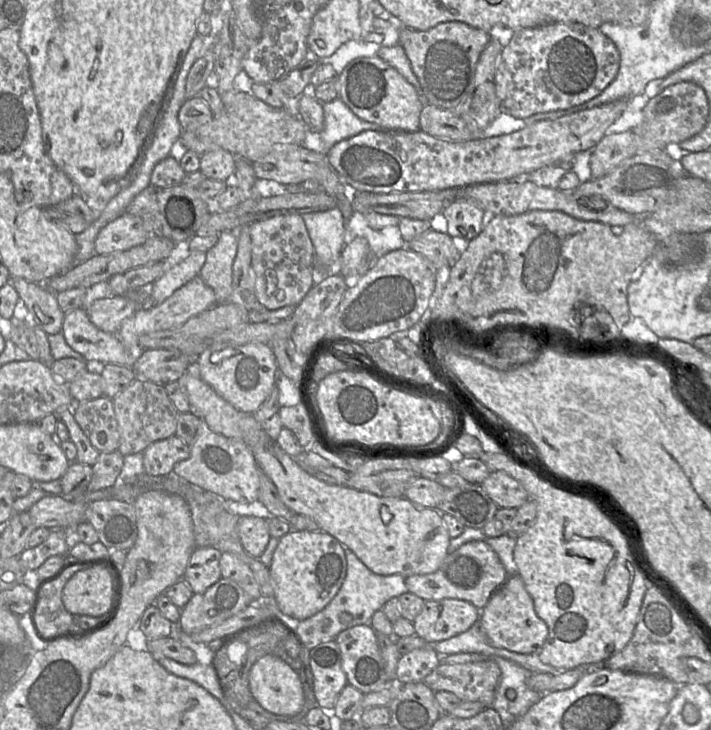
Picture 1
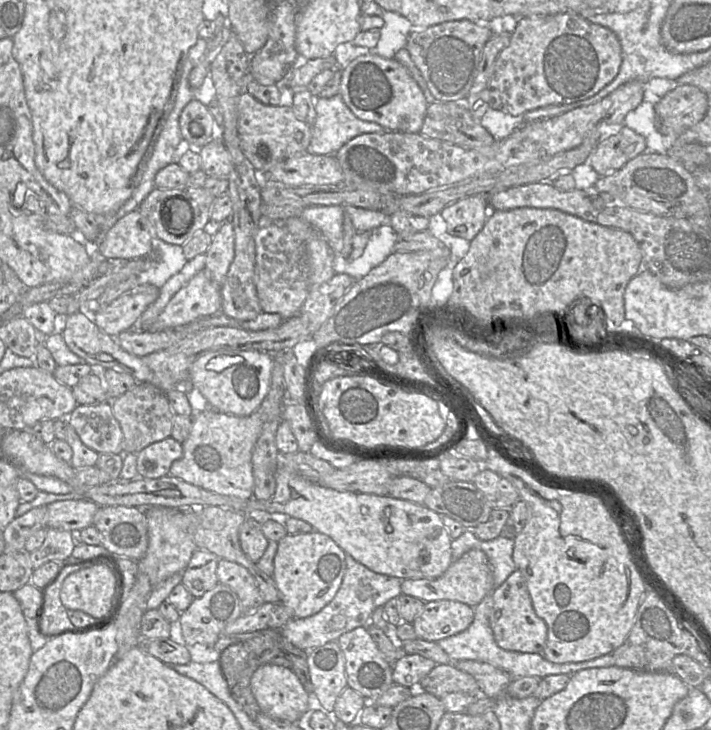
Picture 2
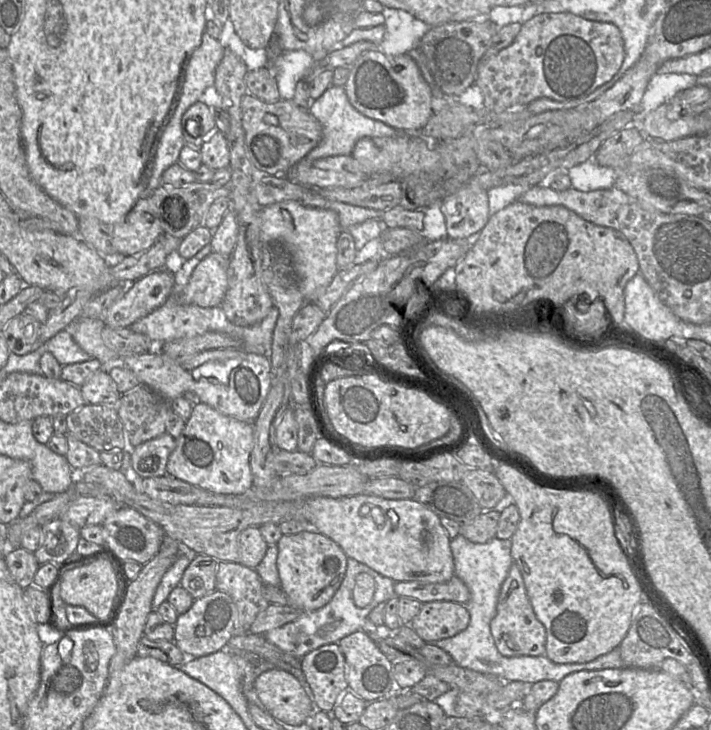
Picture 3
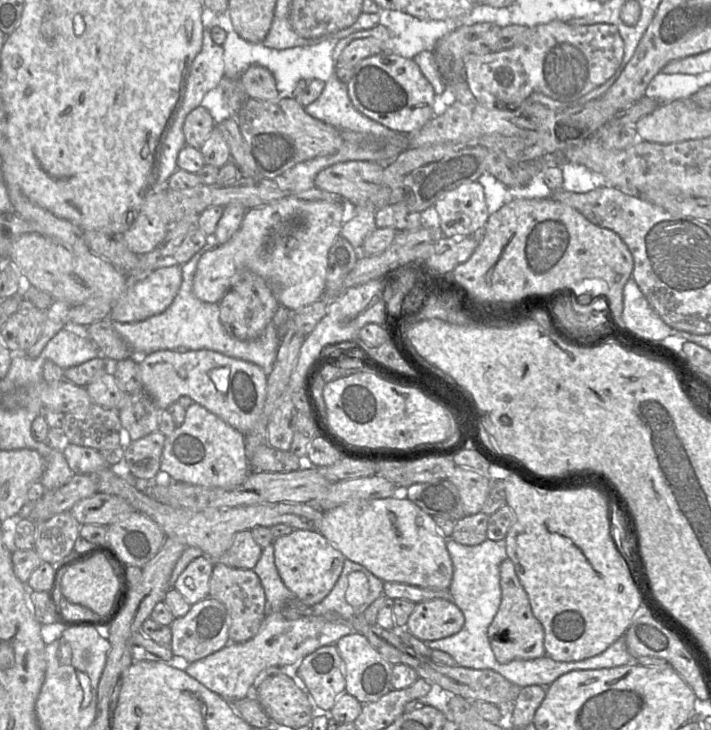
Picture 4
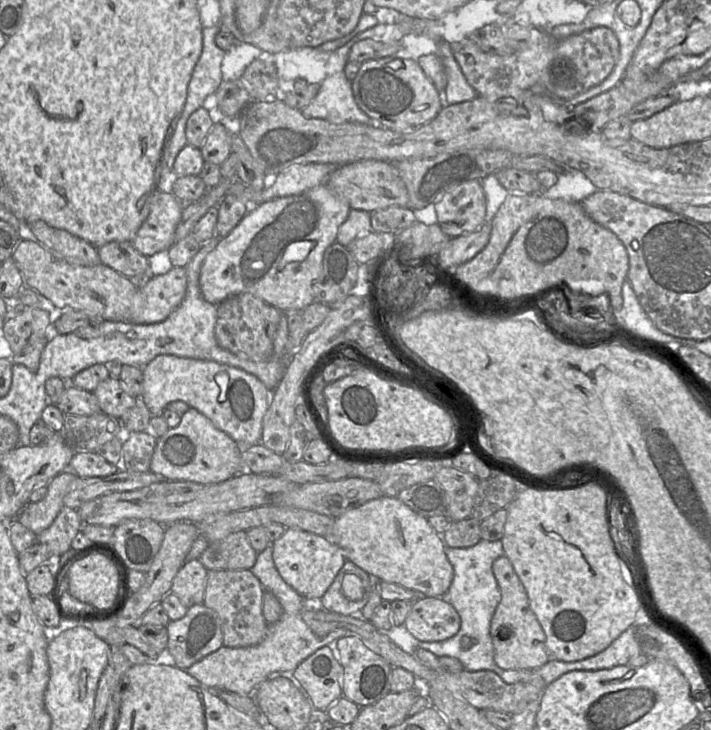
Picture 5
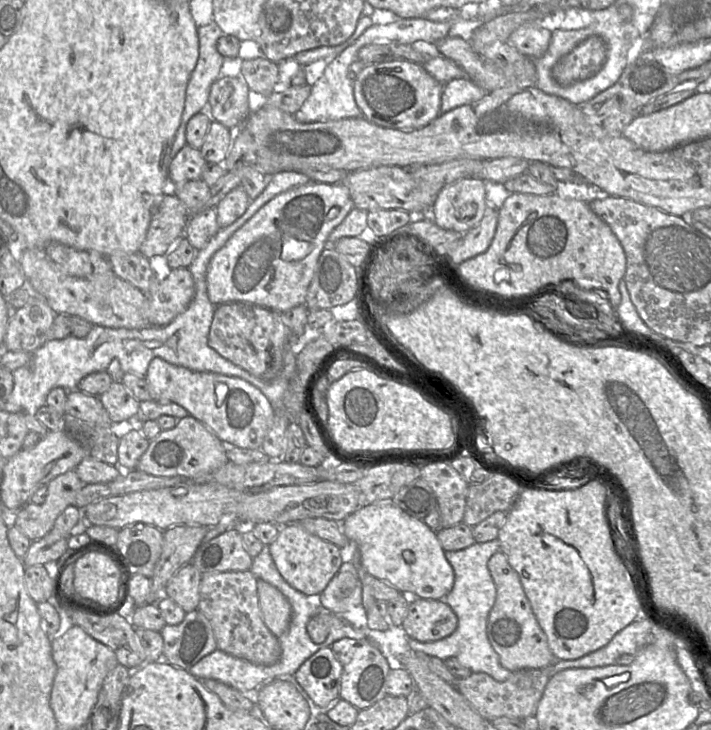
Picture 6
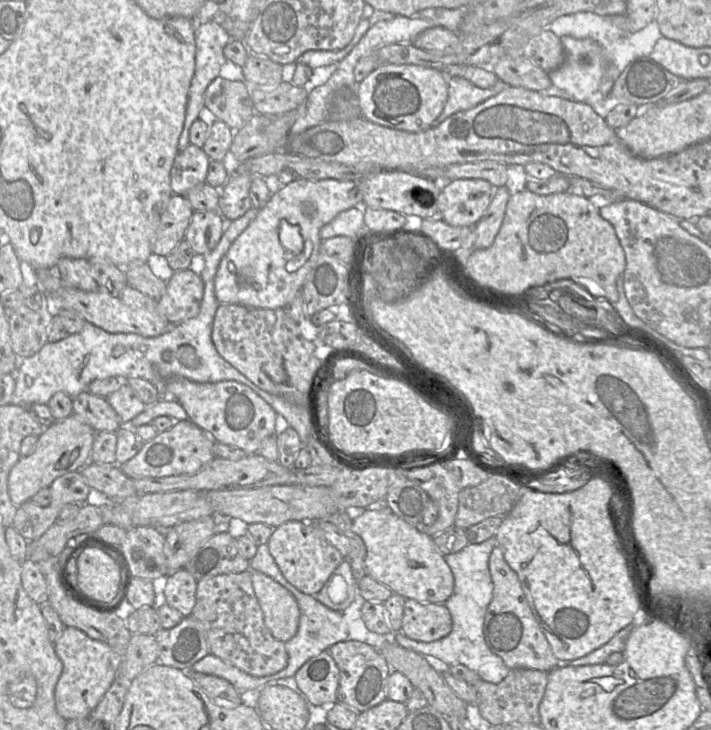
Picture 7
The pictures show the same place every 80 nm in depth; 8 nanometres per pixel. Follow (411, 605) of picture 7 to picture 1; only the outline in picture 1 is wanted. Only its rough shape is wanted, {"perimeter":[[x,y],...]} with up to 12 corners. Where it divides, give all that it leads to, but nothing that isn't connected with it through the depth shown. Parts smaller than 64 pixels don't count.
{"perimeter":[[460,599],[425,601],[413,621],[427,644],[466,632],[480,611]]}

